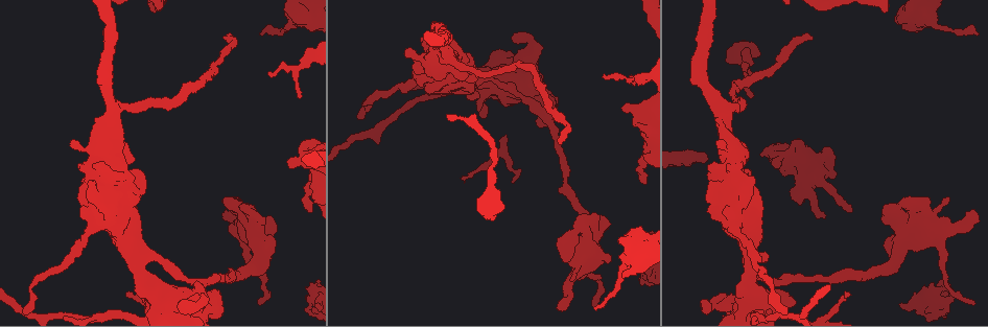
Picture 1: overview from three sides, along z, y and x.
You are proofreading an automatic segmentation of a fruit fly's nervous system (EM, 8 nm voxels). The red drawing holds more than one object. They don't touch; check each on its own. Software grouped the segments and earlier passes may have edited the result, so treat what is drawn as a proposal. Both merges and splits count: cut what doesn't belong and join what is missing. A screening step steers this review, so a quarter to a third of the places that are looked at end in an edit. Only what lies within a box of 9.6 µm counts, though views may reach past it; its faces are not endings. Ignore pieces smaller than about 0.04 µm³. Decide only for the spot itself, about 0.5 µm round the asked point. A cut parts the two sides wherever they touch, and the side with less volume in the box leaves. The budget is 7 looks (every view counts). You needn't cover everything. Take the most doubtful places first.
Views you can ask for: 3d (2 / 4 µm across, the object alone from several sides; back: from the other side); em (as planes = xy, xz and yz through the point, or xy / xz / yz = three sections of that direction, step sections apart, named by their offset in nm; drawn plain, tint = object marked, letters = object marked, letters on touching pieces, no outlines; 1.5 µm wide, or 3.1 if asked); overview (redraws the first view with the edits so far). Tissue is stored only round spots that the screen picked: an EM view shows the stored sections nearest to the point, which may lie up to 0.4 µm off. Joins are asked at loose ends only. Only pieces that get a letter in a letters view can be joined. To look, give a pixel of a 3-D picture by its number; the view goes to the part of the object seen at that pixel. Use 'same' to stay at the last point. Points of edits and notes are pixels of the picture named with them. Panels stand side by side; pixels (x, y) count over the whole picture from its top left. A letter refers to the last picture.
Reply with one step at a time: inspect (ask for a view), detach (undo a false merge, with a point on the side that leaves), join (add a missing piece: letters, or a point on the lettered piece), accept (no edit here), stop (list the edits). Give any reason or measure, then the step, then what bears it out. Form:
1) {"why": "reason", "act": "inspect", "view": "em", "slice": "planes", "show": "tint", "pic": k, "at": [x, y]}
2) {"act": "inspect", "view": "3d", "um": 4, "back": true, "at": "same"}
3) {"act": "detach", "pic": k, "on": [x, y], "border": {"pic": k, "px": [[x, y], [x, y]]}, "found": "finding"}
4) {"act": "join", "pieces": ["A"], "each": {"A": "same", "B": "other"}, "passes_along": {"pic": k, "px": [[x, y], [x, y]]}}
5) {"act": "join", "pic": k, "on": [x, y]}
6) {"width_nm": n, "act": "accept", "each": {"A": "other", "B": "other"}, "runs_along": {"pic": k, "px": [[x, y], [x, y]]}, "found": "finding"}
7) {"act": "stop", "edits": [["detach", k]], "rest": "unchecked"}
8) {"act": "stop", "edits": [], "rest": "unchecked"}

{"why": "thick end", "act": "inspect", "view": "3d", "um": 4, "pic": 1, "at": [936, 288]}

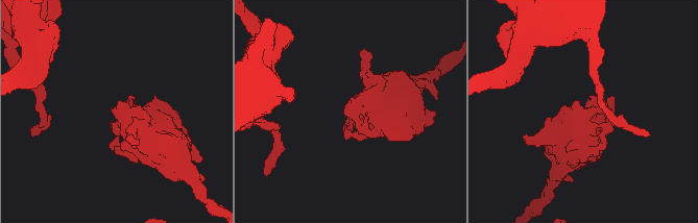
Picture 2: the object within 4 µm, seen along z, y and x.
{"why": "now the EM", "act": "inspect", "view": "em", "slice": "yz", "step": 8, "show": "tint", "pic": 2, "at": [588, 108]}

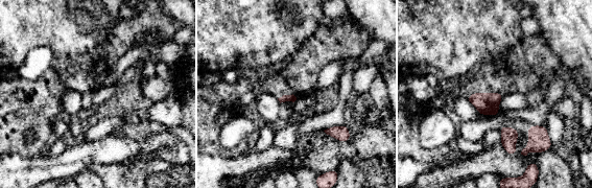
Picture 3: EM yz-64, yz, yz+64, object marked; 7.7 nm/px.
{"act": "inspect", "view": "em", "slice": "planes", "show": "letters", "at": "same"}

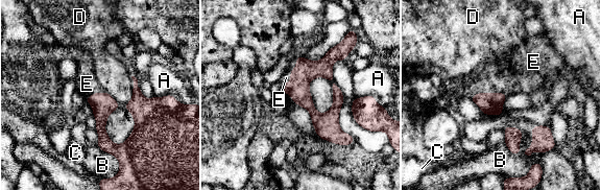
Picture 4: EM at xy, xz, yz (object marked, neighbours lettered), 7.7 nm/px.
{"longest_contact_nm": ["E", 300], "act": "join", "pic": 4, "on": [286, 77], "each": {"A": "other", "B": "other", "C": "other", "D": "other", "E": "same"}, "passes_along": {"pic": 4, "px": [[306, 70], [289, 73], [286, 77]]}, "found": "the neuron continues"}

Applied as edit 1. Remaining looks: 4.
{"why": "an open end", "act": "inspect", "view": "em", "slice": "yz", "step": 4, "show": "tint", "pic": 1, "at": [595, 305]}

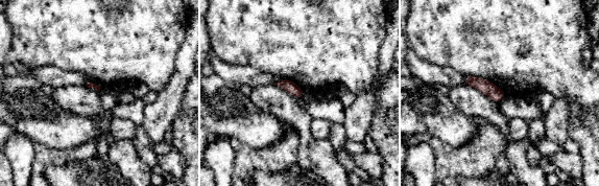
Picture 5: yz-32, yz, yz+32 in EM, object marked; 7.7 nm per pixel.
{"why": "another direction", "act": "inspect", "view": "em", "slice": "planes", "show": "letters", "at": "same"}

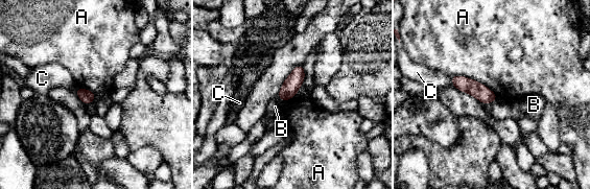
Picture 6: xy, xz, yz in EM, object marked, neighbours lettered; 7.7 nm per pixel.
{"longest_contact_nm": ["A", 400], "act": "accept", "each": {"A": "other", "B": "other", "C": "other"}, "runs_along": {"pic": 6, "px": [[454, 78], [487, 96], [493, 97]]}, "found": "no lettered piece goes on from it"}

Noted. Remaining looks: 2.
{"act": "stop", "edits": [["join", 4]], "rest": "unchecked"}

